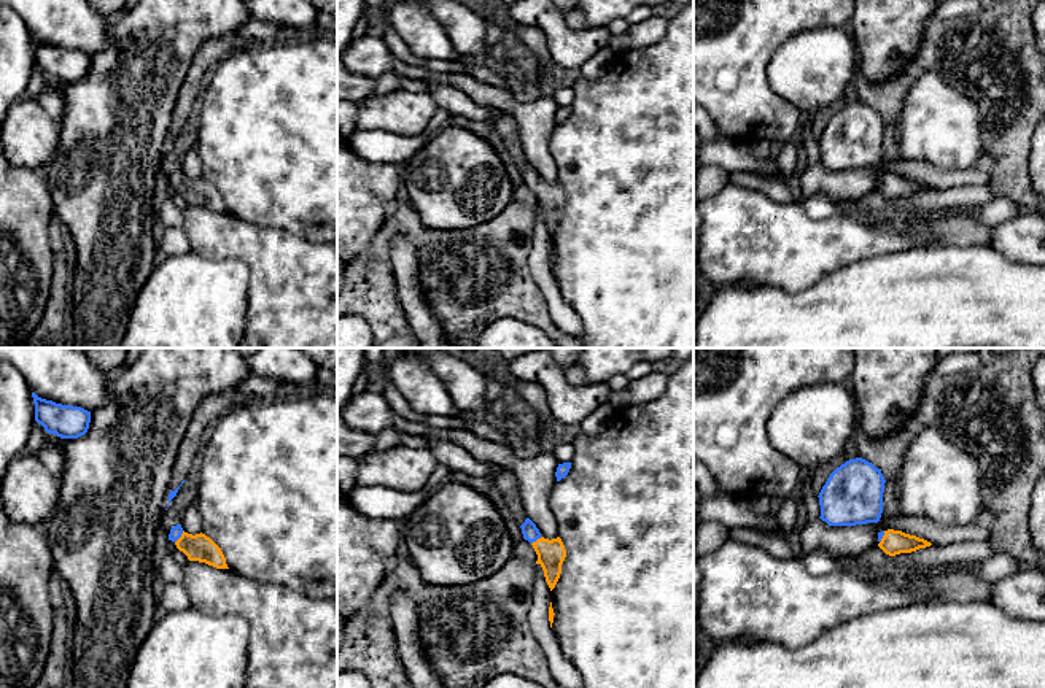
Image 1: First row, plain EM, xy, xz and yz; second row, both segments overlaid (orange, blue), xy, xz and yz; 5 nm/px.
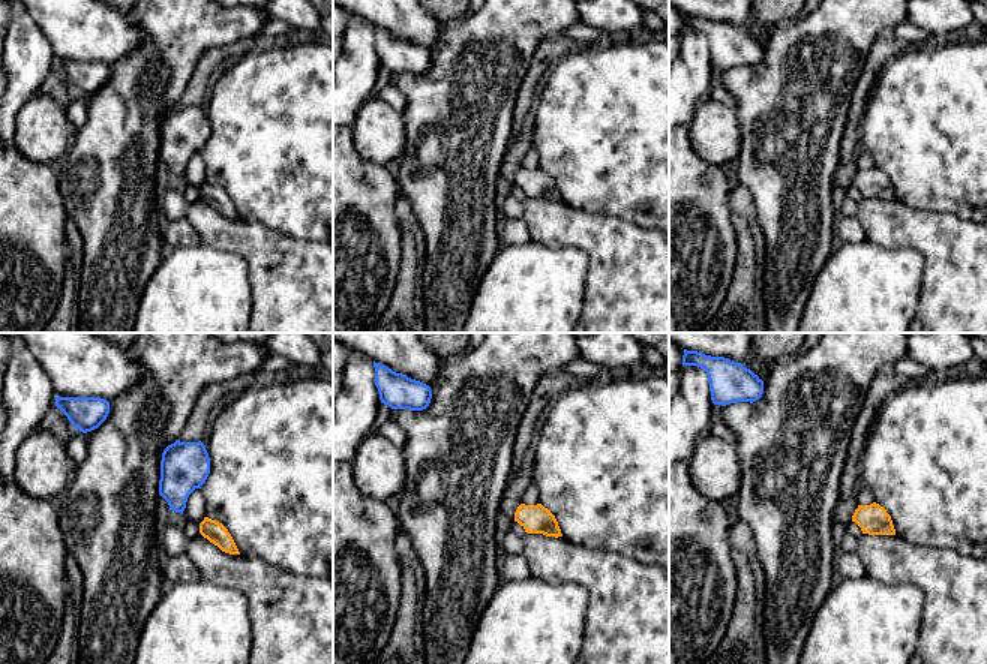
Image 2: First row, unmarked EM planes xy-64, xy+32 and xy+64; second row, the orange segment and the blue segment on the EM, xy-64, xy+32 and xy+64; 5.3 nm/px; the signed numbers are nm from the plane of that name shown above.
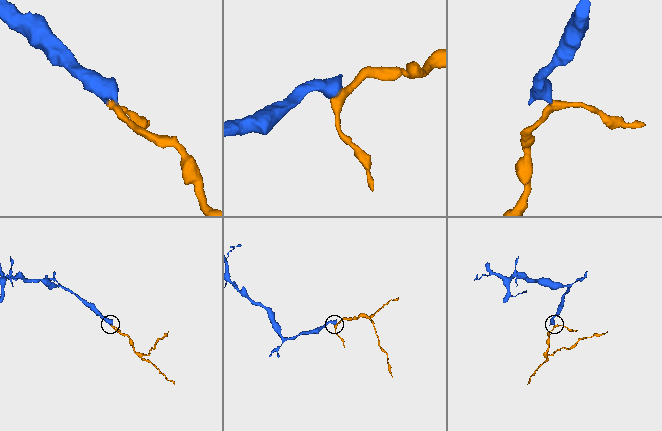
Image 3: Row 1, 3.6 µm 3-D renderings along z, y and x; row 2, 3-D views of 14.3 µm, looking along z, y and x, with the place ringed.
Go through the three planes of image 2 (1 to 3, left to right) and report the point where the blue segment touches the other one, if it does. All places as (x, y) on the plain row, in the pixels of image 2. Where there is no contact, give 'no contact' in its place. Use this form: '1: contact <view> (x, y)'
1: no contact
2: no contact
3: no contact

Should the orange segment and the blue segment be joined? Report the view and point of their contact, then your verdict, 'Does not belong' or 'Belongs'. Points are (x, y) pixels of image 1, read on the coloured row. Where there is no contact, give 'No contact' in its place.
Touches orange at xy (180, 537). Belongs

